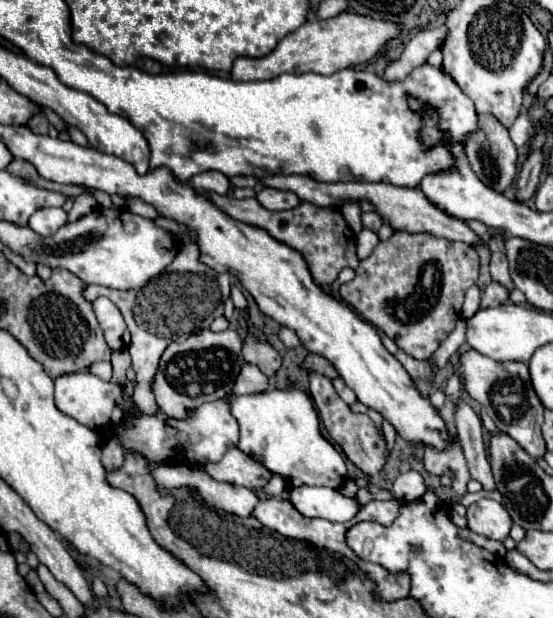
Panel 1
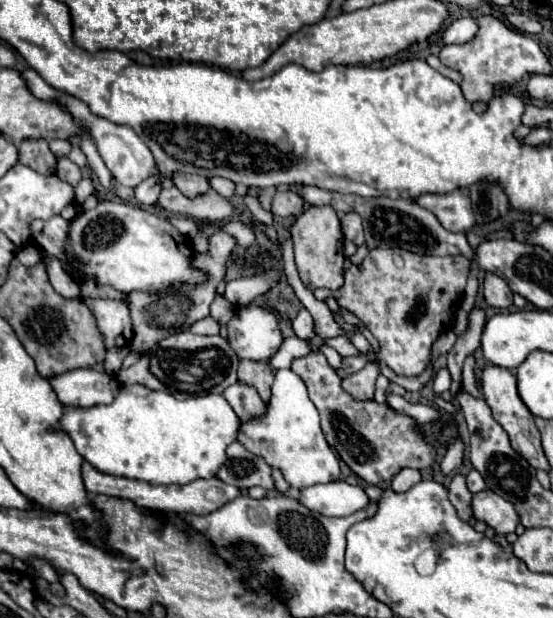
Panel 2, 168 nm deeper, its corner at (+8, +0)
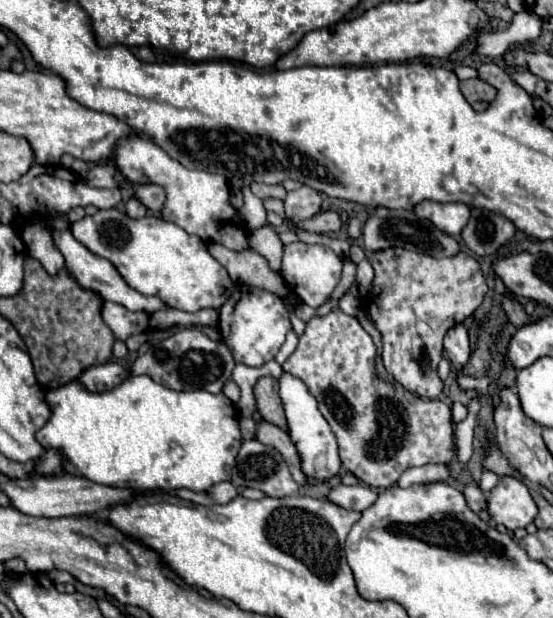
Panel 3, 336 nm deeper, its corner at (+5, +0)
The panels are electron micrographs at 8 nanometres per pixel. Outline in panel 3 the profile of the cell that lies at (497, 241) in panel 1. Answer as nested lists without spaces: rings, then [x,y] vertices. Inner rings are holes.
[[[504,297],[504,311],[506,311],[510,323],[512,323],[516,329],[518,329],[518,327],[524,327],[526,323],[534,323],[534,321],[536,321],[536,317],[526,315],[524,307],[522,307],[520,303],[516,303],[516,301],[512,301],[510,297]]]

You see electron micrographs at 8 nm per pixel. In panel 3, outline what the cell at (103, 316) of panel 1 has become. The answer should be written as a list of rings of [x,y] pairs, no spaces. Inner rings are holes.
[[[104,301],[102,319],[112,329],[114,337],[120,341],[126,341],[134,333],[146,333],[150,327],[148,325],[150,315],[126,311],[126,307],[122,307],[120,303],[112,303],[112,301]]]

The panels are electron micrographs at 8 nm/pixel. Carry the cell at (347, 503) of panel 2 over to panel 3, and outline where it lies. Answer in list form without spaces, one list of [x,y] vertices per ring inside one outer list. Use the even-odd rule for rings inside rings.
[[[336,485],[328,499],[344,509],[354,509],[354,511],[364,511],[366,507],[370,507],[376,501],[378,493],[368,487],[368,485],[356,485],[356,487],[346,487],[346,485]]]

